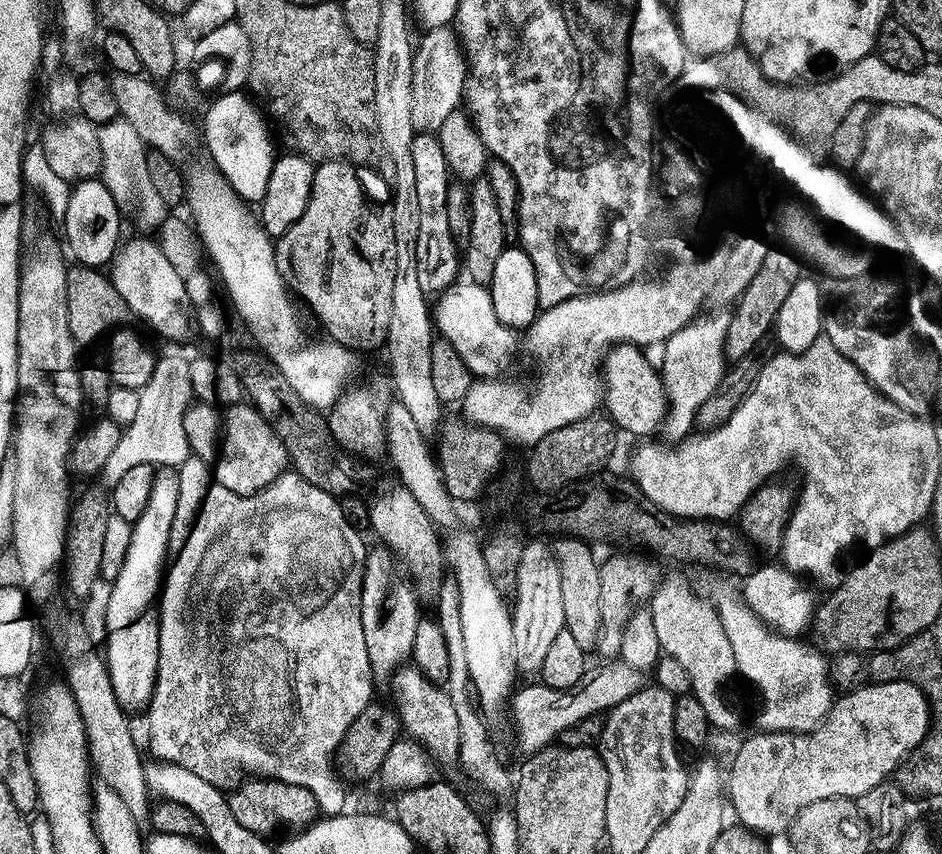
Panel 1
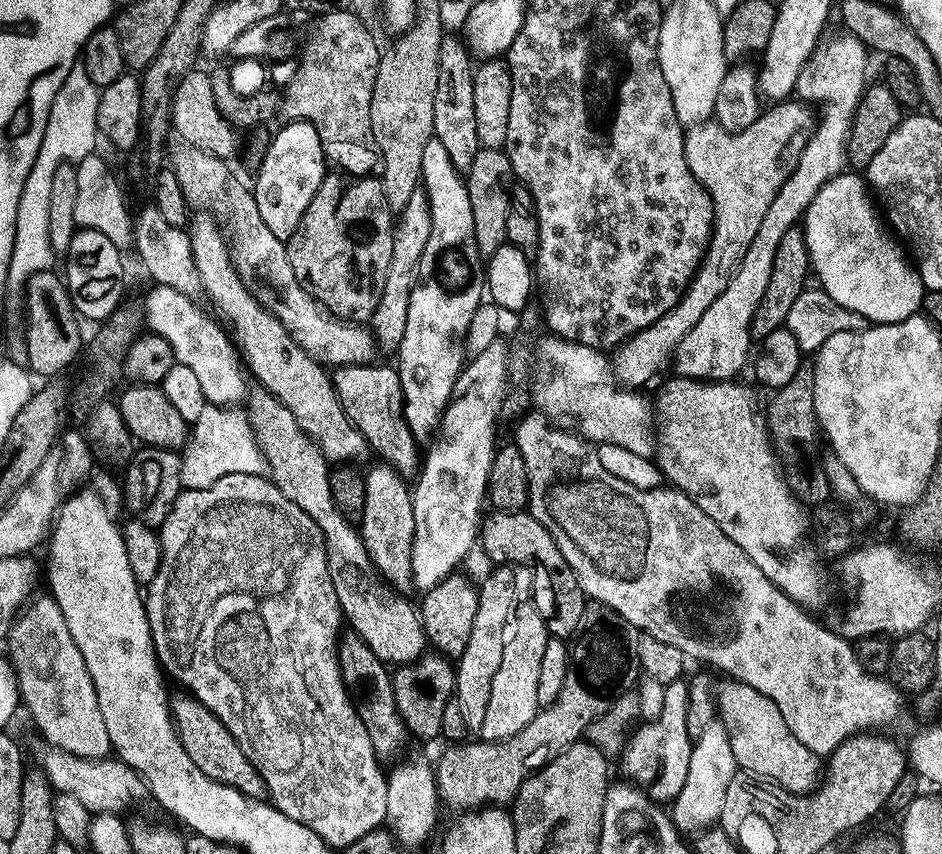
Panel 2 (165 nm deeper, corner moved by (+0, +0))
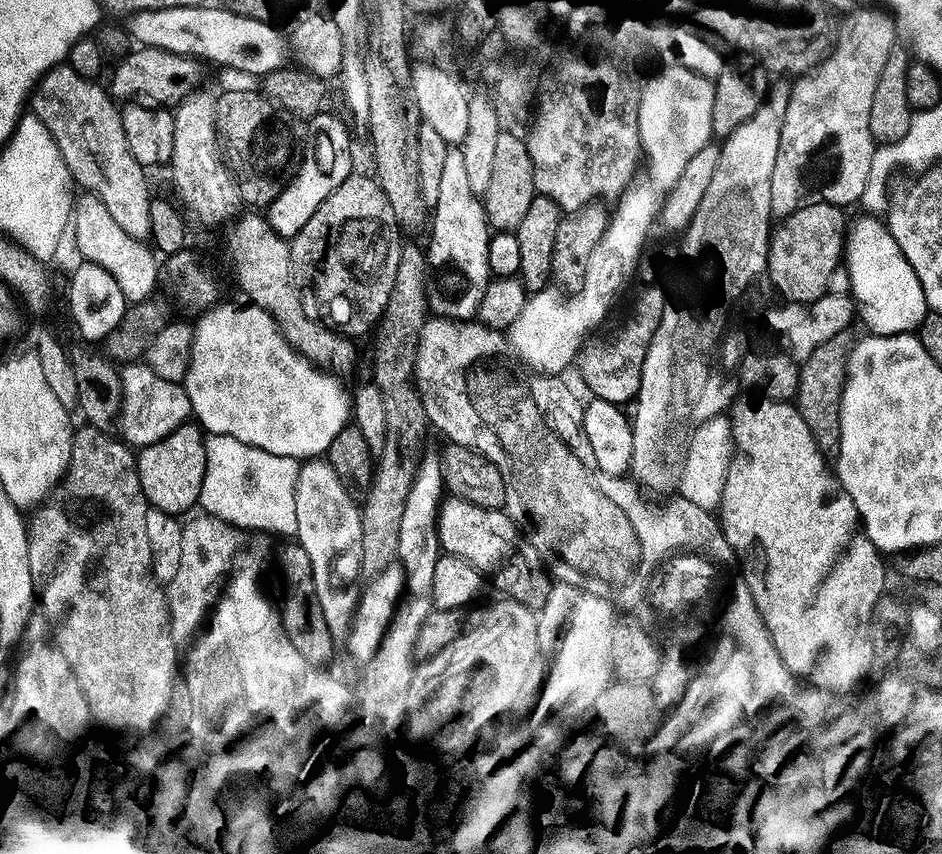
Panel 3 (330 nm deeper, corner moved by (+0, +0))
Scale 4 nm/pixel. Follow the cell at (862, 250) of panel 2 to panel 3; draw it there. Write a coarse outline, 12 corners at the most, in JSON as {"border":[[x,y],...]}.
{"border":[[839,209],[834,276],[869,332],[906,332],[922,282],[888,227]]}

